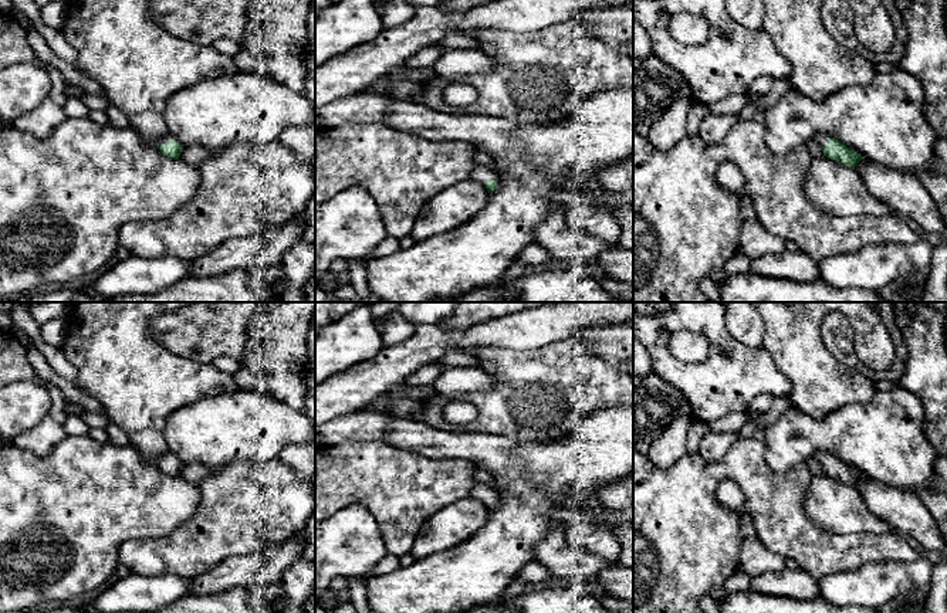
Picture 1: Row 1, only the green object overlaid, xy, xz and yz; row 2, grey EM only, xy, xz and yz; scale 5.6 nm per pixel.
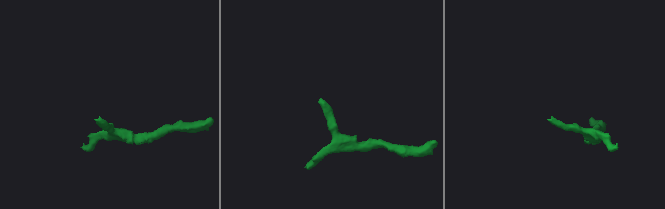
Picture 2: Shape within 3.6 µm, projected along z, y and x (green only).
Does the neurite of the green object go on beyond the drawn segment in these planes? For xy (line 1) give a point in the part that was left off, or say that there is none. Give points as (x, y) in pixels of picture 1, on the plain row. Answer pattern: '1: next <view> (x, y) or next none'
1: next xy (166, 456)

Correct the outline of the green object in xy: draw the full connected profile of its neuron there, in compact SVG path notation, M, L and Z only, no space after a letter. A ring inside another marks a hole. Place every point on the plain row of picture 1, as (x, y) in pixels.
M169 450L165 451L159 457L156 465L162 470L162 473L165 473L165 474L168 474L170 477L179 477L179 474L182 471L182 467L183 467L180 460L173 453L170 453Z

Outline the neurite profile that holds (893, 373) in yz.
M876 302L876 309L885 318L886 328L893 339L896 356L886 370L867 368L855 352L855 331L843 312L828 312L822 321L821 335L828 352L839 362L865 375L873 383L889 380L899 385L907 360L907 346L896 322L893 302Z

